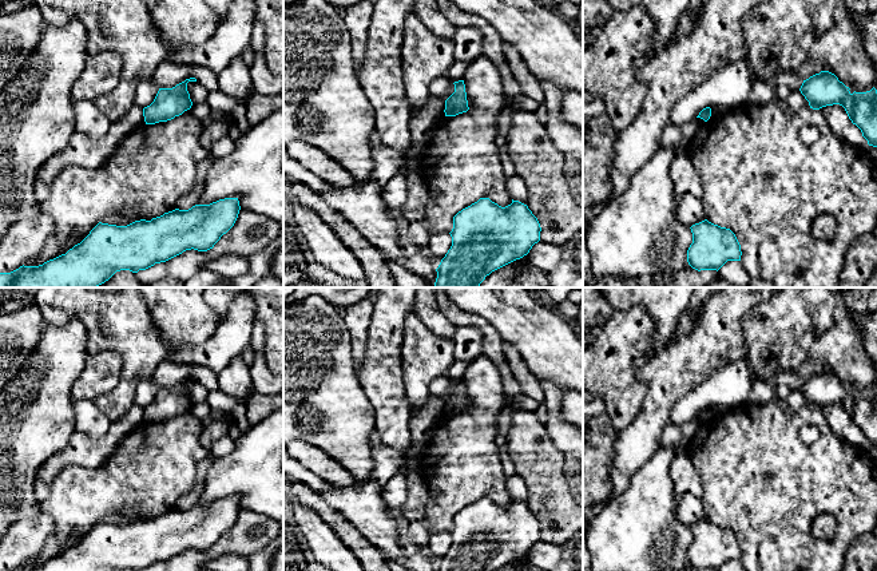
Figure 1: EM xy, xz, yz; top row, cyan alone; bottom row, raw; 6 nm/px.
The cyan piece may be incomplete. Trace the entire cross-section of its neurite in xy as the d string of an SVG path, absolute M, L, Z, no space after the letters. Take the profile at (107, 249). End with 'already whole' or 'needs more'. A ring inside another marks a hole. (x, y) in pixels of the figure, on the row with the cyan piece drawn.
M225 198L210 205L195 205L189 210L175 209L151 221L140 219L127 226L99 222L80 243L66 254L39 266L23 265L11 273L0 273L0 288L98 288L116 271L138 273L186 250L213 249L234 226L239 210L238 198Z | already whole

